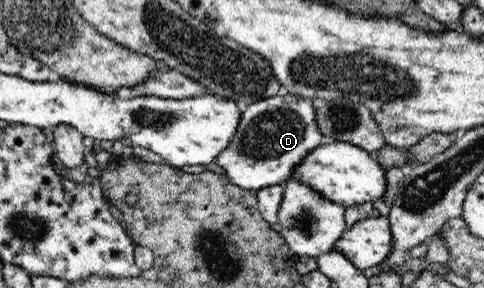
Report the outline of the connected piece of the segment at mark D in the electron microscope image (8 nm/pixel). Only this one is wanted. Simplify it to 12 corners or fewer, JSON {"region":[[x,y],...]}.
{"region":[[297,94],[247,105],[216,158],[237,186],[286,182],[322,143]]}

